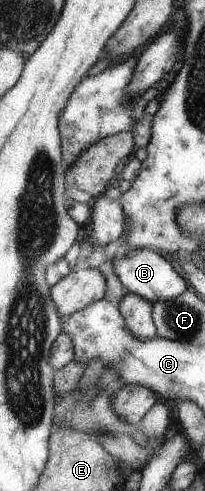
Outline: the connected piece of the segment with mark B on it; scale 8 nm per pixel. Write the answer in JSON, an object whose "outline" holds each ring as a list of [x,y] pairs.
{"outline":[[[136,250],[135,253],[118,257],[113,262],[114,273],[117,275],[120,283],[129,293],[138,294],[146,298],[148,302],[156,304],[158,300],[174,300],[188,292],[188,282],[174,270],[174,266],[154,250]]]}

